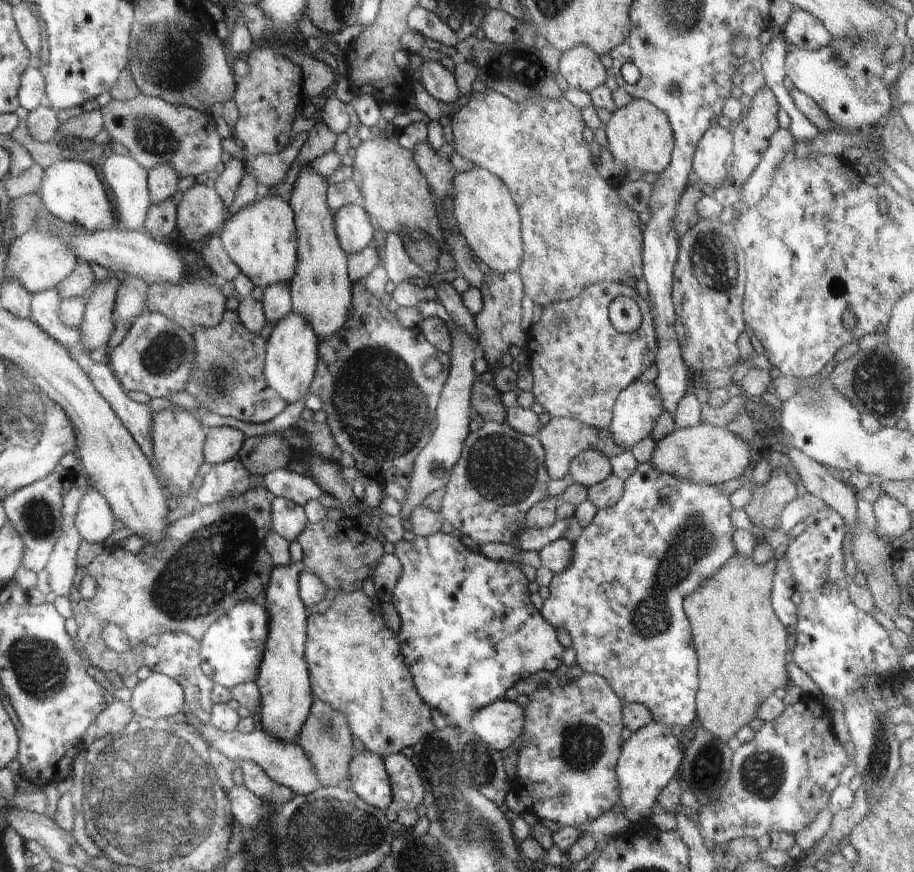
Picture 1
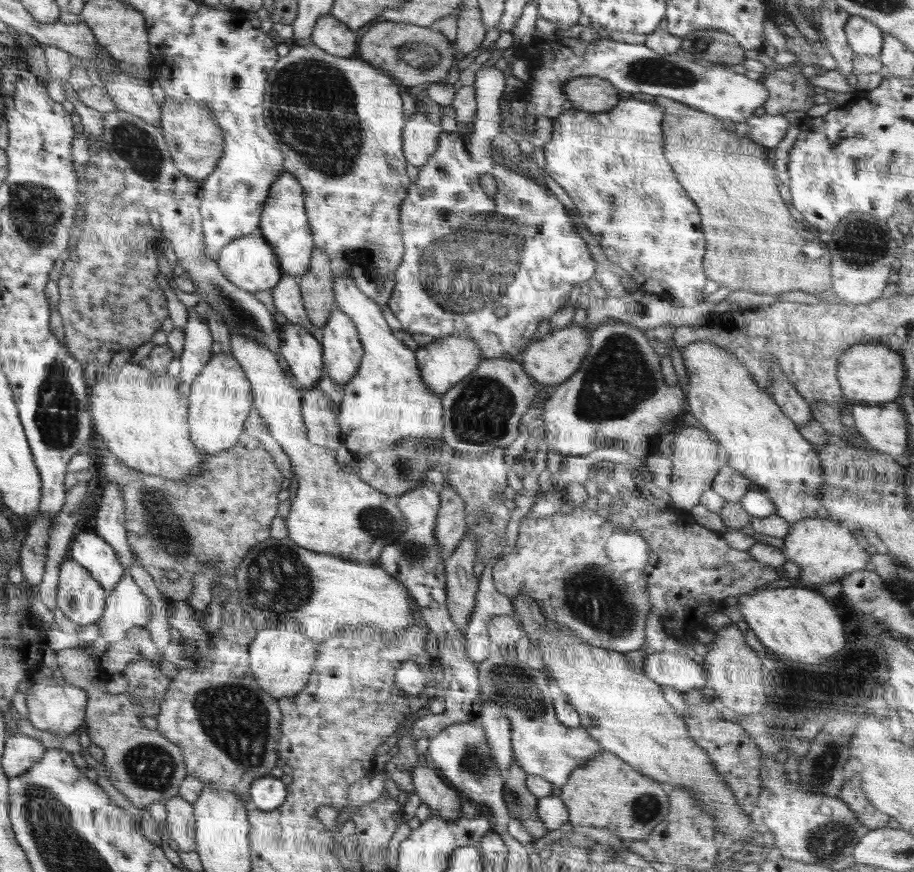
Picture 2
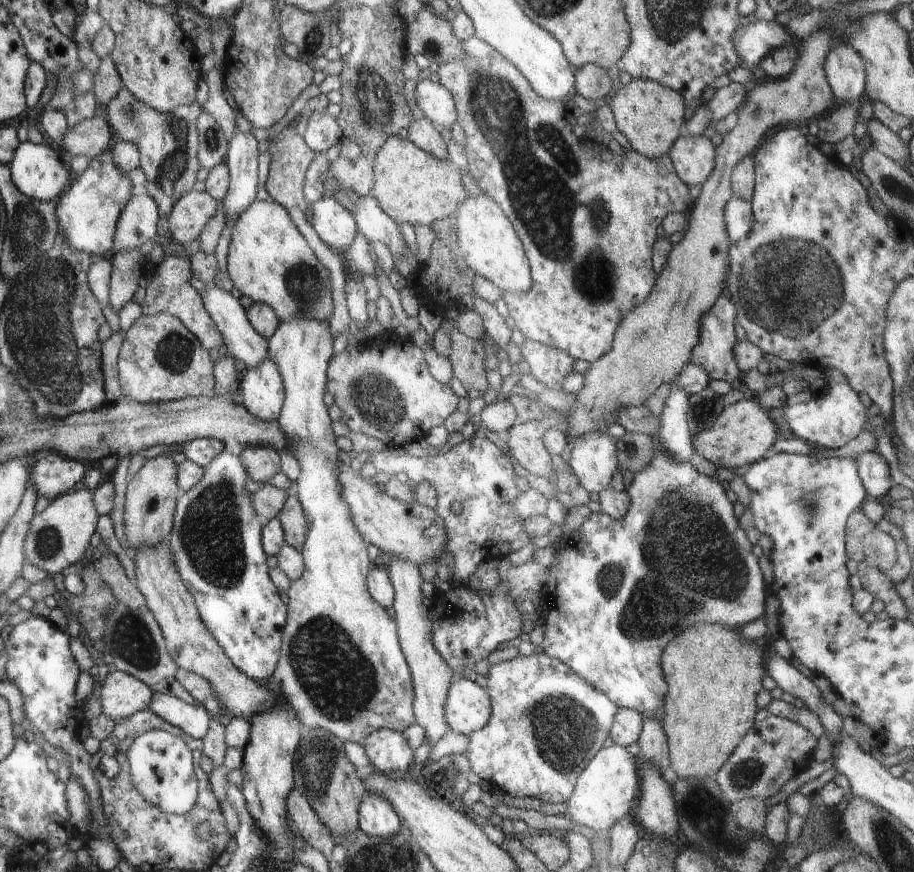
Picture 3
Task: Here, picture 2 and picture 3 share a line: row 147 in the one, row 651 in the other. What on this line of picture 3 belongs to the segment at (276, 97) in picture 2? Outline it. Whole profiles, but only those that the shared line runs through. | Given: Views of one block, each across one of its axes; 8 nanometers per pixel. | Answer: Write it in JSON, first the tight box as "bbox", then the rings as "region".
{"bbox":[267,315,416,743],"region":[[[301,315],[301,318],[294,318],[289,322],[280,322],[274,335],[267,341],[267,358],[277,367],[280,377],[282,378],[283,388],[285,391],[283,406],[280,415],[277,419],[279,428],[283,434],[291,441],[291,448],[295,449],[296,460],[300,464],[300,474],[298,479],[294,482],[294,492],[302,506],[304,515],[307,522],[307,534],[305,542],[301,549],[301,556],[303,557],[304,573],[291,582],[290,587],[286,590],[288,593],[287,605],[287,618],[285,626],[282,630],[280,638],[280,647],[278,663],[274,670],[273,676],[268,683],[279,695],[286,701],[289,708],[293,710],[298,721],[302,724],[303,728],[308,730],[324,730],[334,737],[337,737],[342,743],[344,741],[353,741],[356,743],[361,742],[360,738],[366,737],[369,733],[379,729],[391,729],[398,733],[403,733],[408,727],[416,724],[413,714],[414,708],[414,692],[413,681],[411,673],[402,653],[400,642],[397,636],[397,627],[395,620],[388,616],[385,609],[382,609],[370,597],[367,588],[367,577],[370,568],[373,564],[370,562],[367,554],[367,544],[360,532],[356,529],[353,522],[353,517],[348,507],[348,504],[343,498],[343,489],[339,482],[339,448],[336,445],[336,436],[332,430],[332,422],[329,418],[329,409],[323,402],[324,393],[326,392],[326,374],[329,361],[331,360],[333,349],[333,337],[327,328],[326,322],[320,322],[316,319],[308,318],[306,315]]]}

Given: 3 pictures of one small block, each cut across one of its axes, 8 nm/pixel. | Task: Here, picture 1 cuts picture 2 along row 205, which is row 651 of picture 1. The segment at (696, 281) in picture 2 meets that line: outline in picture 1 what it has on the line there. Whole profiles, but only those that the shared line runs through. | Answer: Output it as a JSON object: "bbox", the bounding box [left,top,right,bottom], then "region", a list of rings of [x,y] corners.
{"bbox":[540,461,736,726],"region":[[[650,461],[638,463],[634,474],[629,476],[624,484],[622,498],[610,508],[598,509],[594,519],[586,528],[583,528],[580,537],[573,542],[572,564],[566,570],[555,573],[549,585],[550,595],[544,599],[540,612],[552,627],[563,628],[570,634],[571,647],[576,654],[577,665],[586,673],[597,674],[605,678],[622,703],[644,704],[652,713],[653,720],[666,726],[690,726],[696,718],[694,708],[699,684],[698,674],[696,674],[696,648],[694,648],[694,640],[690,634],[690,626],[688,626],[683,606],[687,596],[690,596],[694,590],[698,590],[707,578],[718,572],[736,554],[732,540],[735,526],[733,518],[730,517],[730,514],[733,514],[732,504],[728,499],[729,496],[724,495],[719,486],[706,484],[706,482],[700,482],[700,484],[686,482],[672,474],[660,474],[654,470]]]}

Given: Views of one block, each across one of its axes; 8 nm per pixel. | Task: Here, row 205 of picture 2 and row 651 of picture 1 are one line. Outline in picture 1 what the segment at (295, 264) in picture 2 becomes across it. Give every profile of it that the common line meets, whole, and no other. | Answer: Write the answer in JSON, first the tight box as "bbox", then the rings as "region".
{"bbox":[255,561,316,742],"region":[[[291,561],[288,566],[273,569],[264,596],[263,605],[268,611],[269,618],[268,640],[266,640],[263,659],[255,680],[262,696],[262,706],[257,714],[261,717],[262,729],[282,741],[296,742],[295,738],[300,734],[304,723],[308,720],[310,710],[316,700],[313,697],[308,665],[305,659],[307,610],[301,601],[298,590],[298,578],[300,578],[300,572],[304,569],[305,566],[302,561]]]}

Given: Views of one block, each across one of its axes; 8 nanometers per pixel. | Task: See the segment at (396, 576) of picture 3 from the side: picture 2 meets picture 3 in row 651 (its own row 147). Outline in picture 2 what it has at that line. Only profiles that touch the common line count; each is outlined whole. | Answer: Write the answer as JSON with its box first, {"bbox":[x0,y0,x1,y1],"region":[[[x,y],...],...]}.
{"bbox":[402,111,442,167],"region":[[[423,111],[411,115],[402,129],[402,151],[407,162],[416,167],[424,166],[436,151],[442,131],[442,126],[430,122]]]}

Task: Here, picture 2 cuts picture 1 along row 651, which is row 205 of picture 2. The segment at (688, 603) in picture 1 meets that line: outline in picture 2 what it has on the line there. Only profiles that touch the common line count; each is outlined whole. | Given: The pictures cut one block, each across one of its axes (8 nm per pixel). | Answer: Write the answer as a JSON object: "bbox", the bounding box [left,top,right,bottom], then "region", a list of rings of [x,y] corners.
{"bbox":[655,96,832,301],"region":[[[656,96],[655,102],[664,107],[662,132],[666,160],[672,164],[678,182],[684,186],[688,196],[694,200],[702,218],[702,230],[706,238],[706,256],[704,256],[704,272],[706,278],[718,282],[719,287],[727,287],[733,291],[748,290],[763,300],[776,301],[779,295],[786,292],[803,291],[815,295],[830,290],[832,286],[831,270],[826,268],[826,260],[809,259],[802,246],[814,240],[814,236],[804,230],[801,222],[790,215],[789,204],[782,199],[774,178],[748,178],[736,176],[734,170],[742,170],[742,162],[730,162],[728,154],[738,156],[754,156],[762,158],[768,155],[767,148],[752,142],[746,134],[738,136],[736,132],[725,128],[718,118],[698,111],[686,104]]]}

